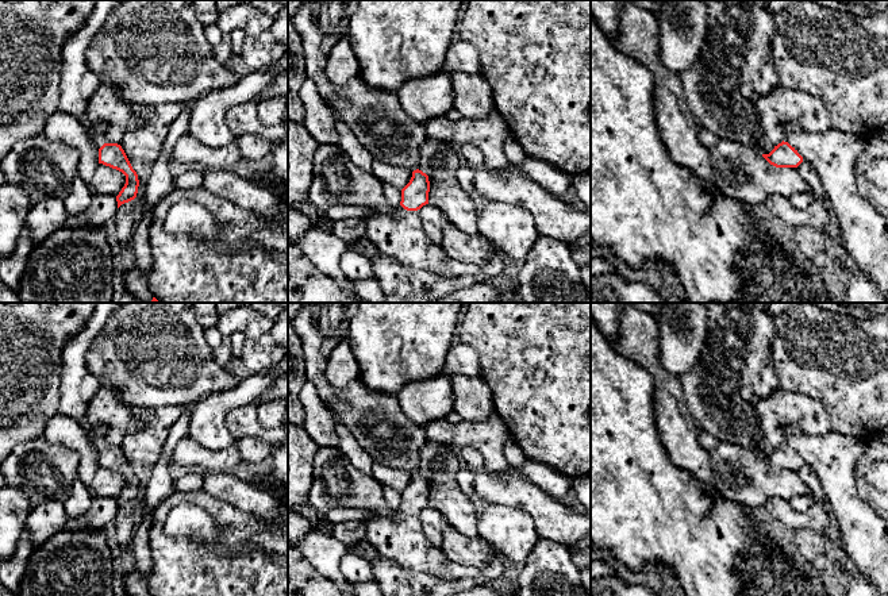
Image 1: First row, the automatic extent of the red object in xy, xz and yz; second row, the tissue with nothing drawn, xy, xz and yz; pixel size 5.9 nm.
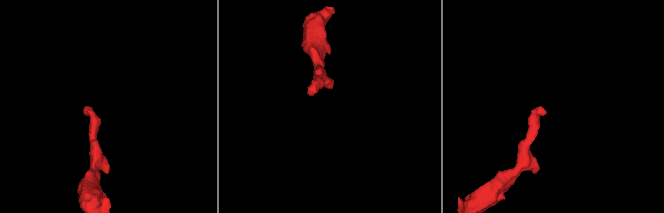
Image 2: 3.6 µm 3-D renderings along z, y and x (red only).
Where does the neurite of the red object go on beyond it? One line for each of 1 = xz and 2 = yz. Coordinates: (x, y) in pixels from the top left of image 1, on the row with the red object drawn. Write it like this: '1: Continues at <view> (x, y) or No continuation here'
1: Continues at xz (400, 235)
2: Continues at yz (834, 156)

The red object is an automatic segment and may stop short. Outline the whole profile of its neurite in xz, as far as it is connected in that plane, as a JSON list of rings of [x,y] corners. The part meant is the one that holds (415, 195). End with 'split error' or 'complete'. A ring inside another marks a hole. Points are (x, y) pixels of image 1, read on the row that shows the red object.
[[[416,169],[410,182],[401,189],[401,201],[393,214],[369,214],[366,238],[396,262],[422,269],[442,277],[481,277],[476,265],[449,259],[441,247],[430,243],[423,231],[419,209],[428,204],[428,176]]] | split error

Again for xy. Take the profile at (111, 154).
[[[99,124],[96,127],[96,147],[99,150],[99,164],[109,166],[122,172],[126,176],[126,184],[116,196],[118,208],[134,200],[138,193],[139,180],[137,172],[132,169],[124,150],[118,143],[108,143],[105,139],[107,126]]] | split error

